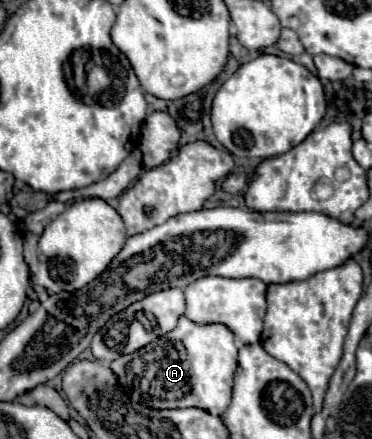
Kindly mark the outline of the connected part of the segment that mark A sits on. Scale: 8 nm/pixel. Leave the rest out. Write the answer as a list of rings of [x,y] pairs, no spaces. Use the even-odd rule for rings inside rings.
[[[185,315],[167,335],[111,363],[113,373],[133,401],[153,409],[199,407],[211,415],[221,415],[231,403],[235,367],[237,345],[233,333],[225,325],[197,325]]]

